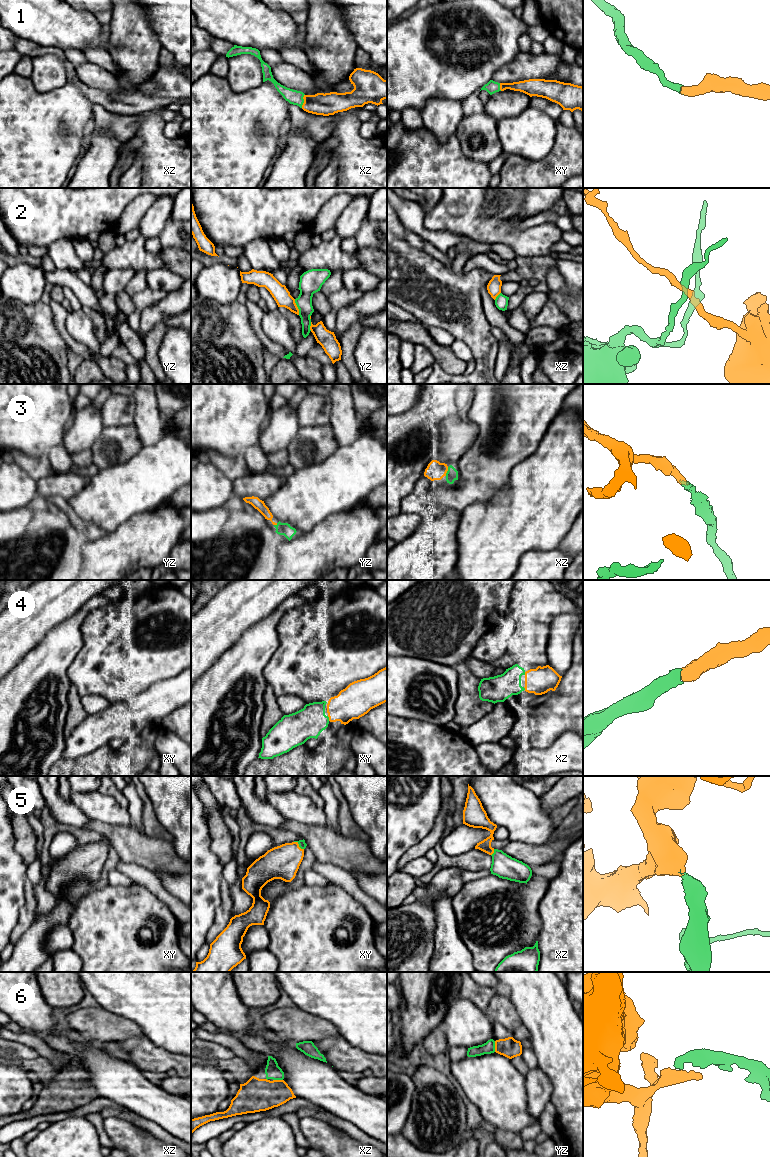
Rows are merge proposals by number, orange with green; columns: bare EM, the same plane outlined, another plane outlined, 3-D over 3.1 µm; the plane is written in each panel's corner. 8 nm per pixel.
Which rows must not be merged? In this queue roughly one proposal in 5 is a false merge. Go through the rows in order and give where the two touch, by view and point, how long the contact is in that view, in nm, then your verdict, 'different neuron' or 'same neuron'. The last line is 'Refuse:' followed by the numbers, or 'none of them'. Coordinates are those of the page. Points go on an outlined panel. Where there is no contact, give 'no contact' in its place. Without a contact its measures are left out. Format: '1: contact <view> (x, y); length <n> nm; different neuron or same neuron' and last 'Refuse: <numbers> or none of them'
1: contact xz (304, 101); length 110 nm; same neuron
2: contact yz (297, 307); length 130 nm; different neuron
3: contact xz (447, 470); length 80 nm; same neuron
4: contact xy (329, 718); length 40 nm; same neuron
5: contact xy (298, 845); length 100 nm; same neuron
6: contact yz (495, 1046); length 90 nm; same neuron
Refuse: 2

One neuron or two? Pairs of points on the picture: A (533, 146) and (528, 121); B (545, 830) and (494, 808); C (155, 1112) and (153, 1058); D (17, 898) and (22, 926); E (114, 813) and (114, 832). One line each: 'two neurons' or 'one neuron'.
A: one neuron
B: one neuron
C: two neurons
D: two neurons
E: two neurons

